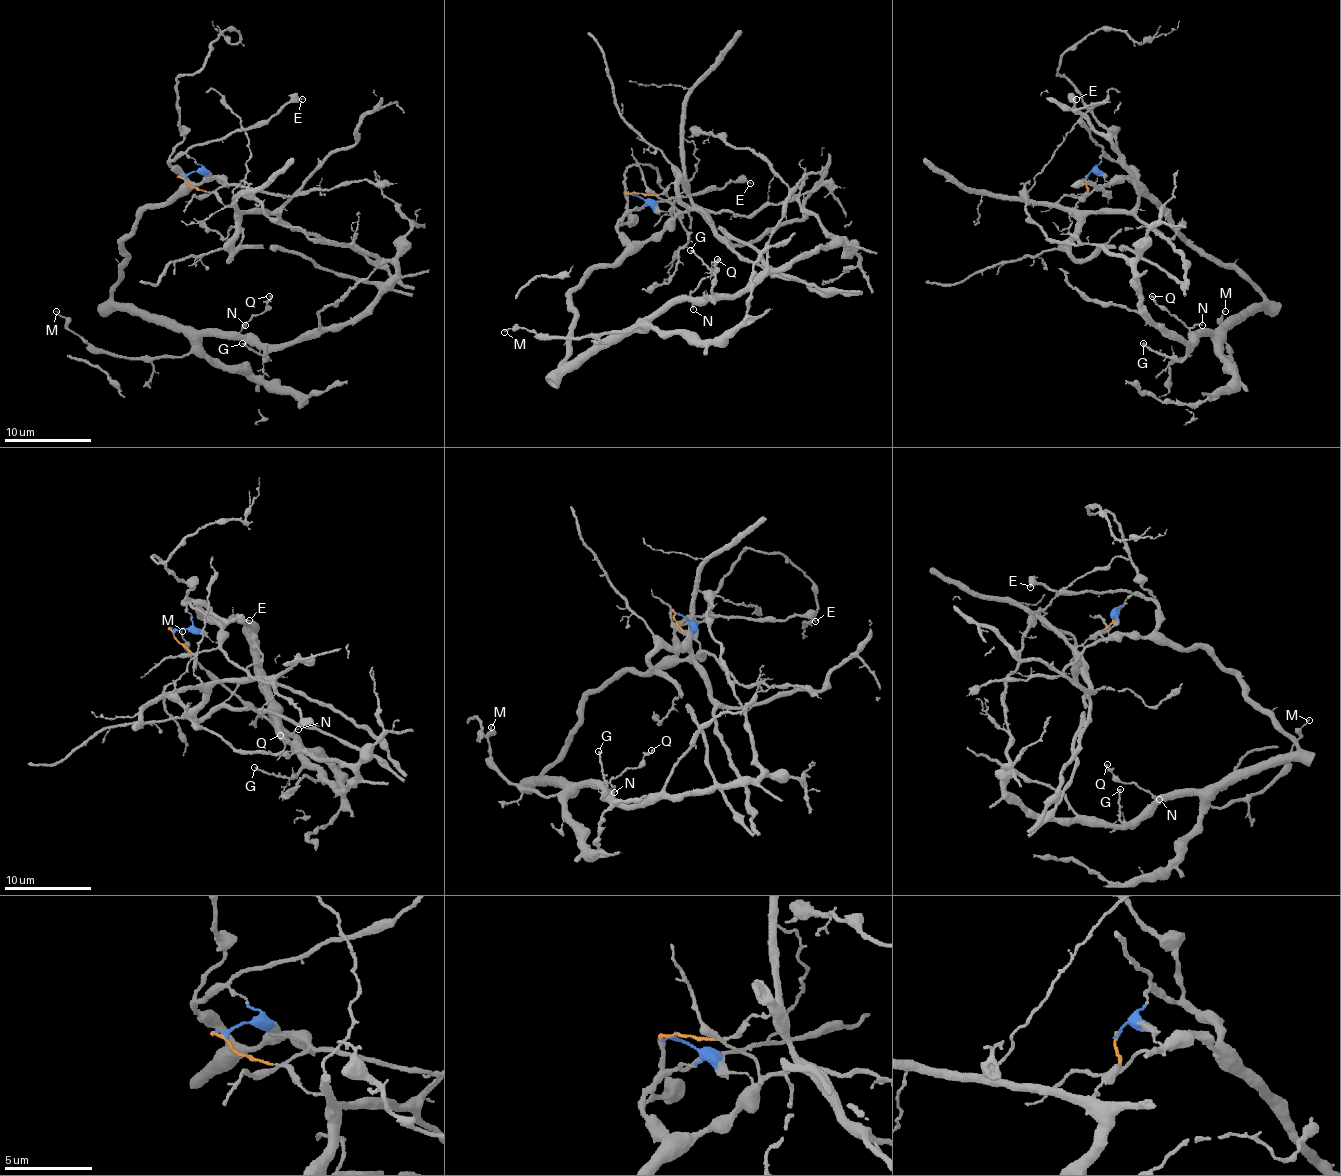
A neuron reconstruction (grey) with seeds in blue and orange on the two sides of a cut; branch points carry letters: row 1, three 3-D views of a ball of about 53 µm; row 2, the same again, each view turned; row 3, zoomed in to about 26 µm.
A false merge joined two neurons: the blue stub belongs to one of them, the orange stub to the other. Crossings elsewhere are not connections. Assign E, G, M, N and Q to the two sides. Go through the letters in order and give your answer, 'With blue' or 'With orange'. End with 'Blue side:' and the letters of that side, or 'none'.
E: With blue
G: With blue
M: With blue
N: With blue
Q: With blue
Blue side: E, G, M, N, Q

